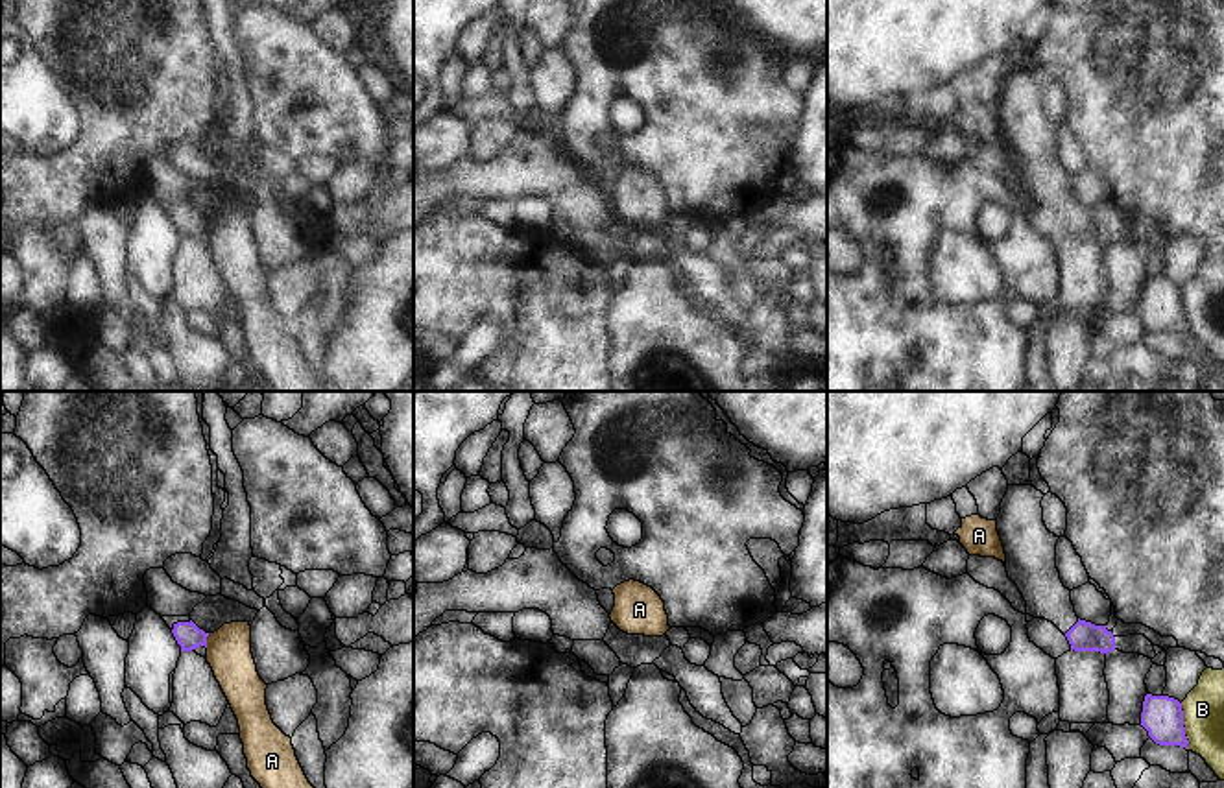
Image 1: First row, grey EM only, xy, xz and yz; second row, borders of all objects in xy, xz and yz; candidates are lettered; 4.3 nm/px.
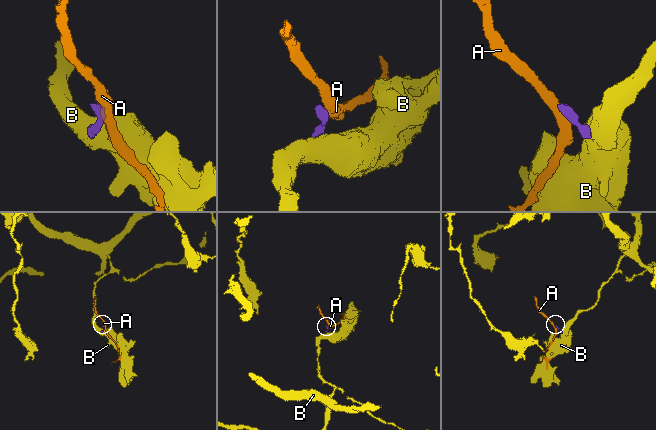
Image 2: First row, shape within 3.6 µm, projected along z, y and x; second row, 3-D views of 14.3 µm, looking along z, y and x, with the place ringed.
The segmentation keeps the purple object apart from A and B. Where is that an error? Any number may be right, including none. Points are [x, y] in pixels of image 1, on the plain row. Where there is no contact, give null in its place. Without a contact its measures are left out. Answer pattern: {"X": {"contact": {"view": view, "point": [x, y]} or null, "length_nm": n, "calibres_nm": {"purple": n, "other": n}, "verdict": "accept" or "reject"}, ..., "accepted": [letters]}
{"A": {"contact": {"view": "xy", "point": [205, 227]}, "length_nm": 70, "calibres_nm": {"purple": 110, "other": 190}, "verdict": "reject"}, "B": {"contact": {"view": "yz", "point": [1182, 312]}, "length_nm": 200, "calibres_nm": {"purple": 180, "other": 180}, "verdict": "reject"}, "accepted": []}

